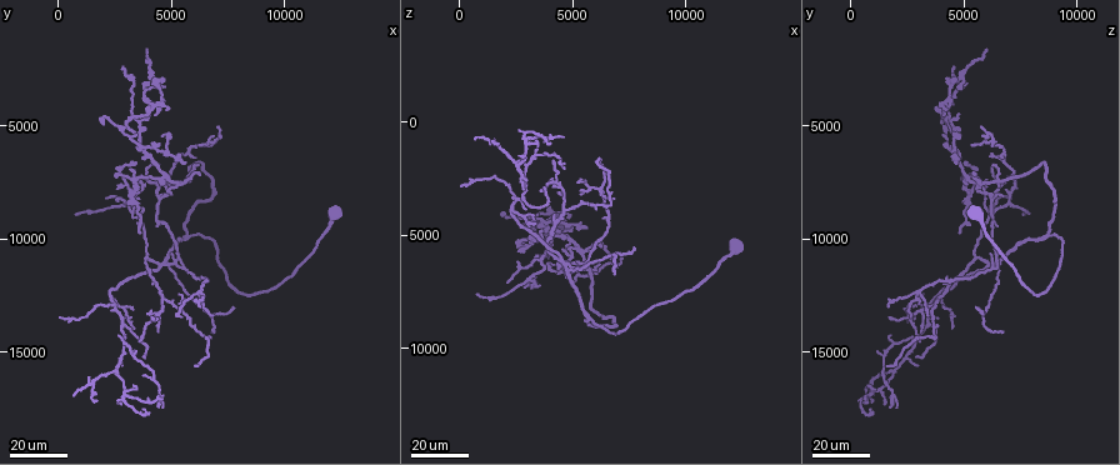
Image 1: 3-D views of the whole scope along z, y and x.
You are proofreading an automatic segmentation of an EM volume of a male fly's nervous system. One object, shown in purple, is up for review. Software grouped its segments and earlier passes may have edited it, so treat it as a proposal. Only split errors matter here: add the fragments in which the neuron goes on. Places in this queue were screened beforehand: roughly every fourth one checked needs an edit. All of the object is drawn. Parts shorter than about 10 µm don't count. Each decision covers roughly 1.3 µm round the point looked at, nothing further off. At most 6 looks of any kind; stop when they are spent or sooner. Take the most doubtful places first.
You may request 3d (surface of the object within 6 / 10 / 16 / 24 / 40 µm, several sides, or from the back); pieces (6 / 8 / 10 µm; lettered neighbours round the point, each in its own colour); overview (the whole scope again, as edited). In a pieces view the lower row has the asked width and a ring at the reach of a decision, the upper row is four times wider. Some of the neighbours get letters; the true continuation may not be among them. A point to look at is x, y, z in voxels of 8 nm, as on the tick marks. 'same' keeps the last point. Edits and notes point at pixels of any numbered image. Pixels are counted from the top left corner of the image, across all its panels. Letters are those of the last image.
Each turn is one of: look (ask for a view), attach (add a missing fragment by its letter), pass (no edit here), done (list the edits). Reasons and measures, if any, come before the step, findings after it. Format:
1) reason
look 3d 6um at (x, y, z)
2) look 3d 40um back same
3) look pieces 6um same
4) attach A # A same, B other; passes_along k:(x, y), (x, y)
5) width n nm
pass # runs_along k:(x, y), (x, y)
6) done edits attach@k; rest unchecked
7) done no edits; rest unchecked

end of a long branch
look 3d 16um at (700, 8800, 7700)

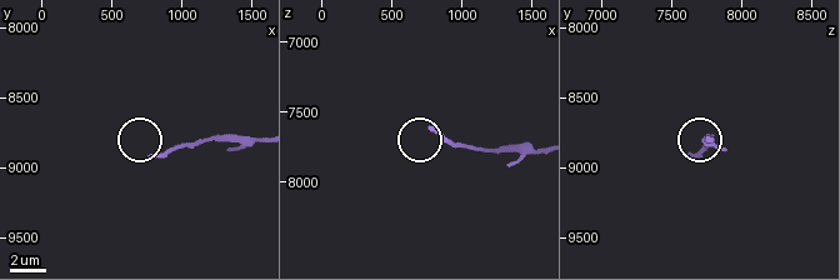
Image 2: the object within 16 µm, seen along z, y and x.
look pieces 8um at (780, 8920, 7620)

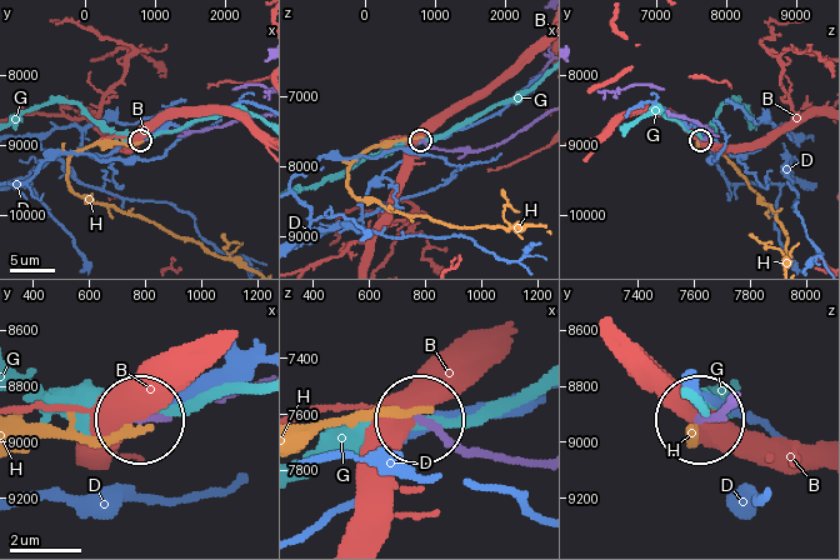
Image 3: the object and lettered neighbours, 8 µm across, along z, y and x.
width 220 nm
pass # B other, D other, G other, H other; runs_along 3:(539, 116), (505, 140), (476, 150), (440, 150), (420, 140); none of them fits

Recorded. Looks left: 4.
long arm stops here
look 3d 24um at (3700, 9700, 4800)

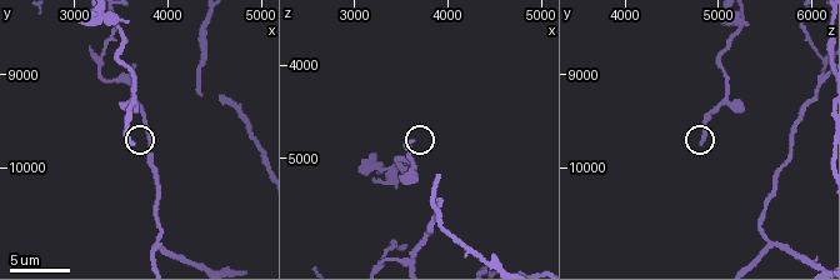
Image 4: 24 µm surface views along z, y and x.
look pieces 6um at (3600, 9750, 4800)

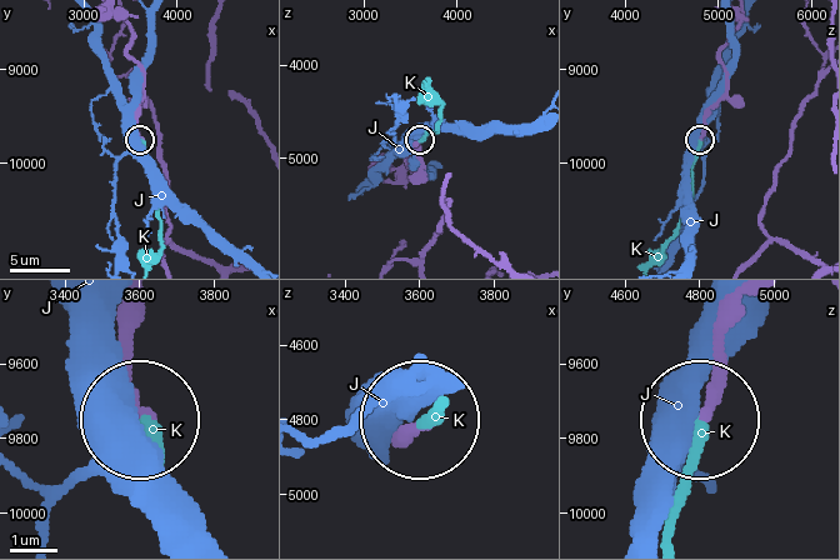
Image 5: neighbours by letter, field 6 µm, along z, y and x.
attach K # J other, K same; the neuron continues

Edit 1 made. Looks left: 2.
done edits attach@5; rest unchecked

